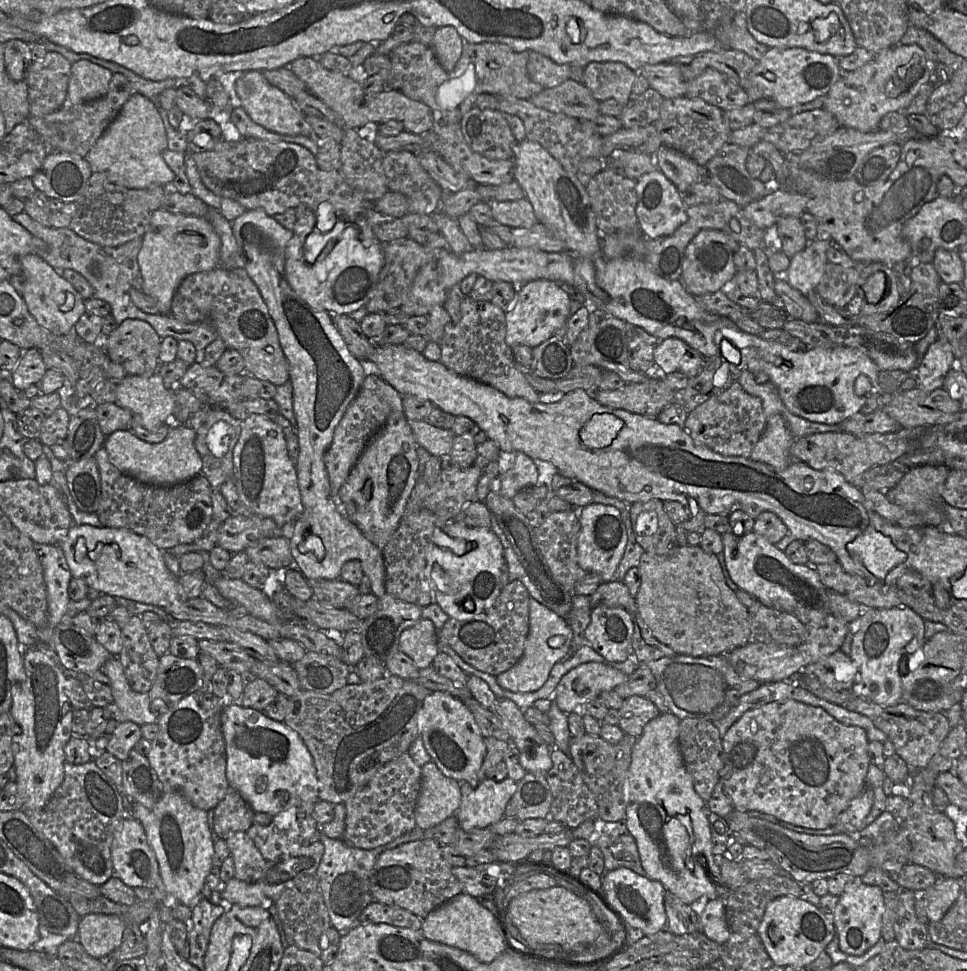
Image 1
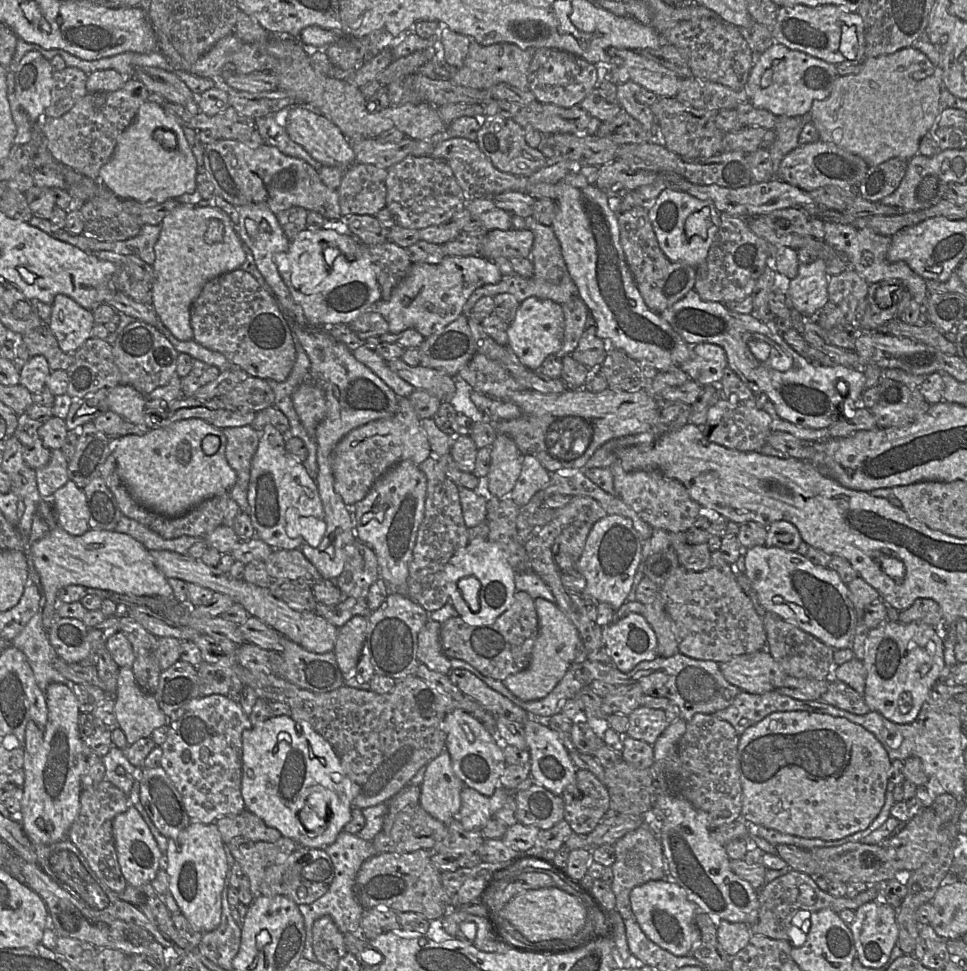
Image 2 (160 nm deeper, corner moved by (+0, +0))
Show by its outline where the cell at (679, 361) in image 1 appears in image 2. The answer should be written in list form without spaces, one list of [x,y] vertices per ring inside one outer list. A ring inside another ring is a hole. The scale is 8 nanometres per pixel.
[[[698,343],[692,345],[690,358],[679,369],[685,372],[689,379],[705,387],[719,385],[724,370],[728,367],[724,349],[712,343]]]

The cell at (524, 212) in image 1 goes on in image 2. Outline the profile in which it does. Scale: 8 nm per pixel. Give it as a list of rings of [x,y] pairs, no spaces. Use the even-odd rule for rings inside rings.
[[[491,197],[471,199],[467,203],[467,208],[472,219],[481,222],[488,231],[509,230],[513,228],[511,215],[497,207]]]

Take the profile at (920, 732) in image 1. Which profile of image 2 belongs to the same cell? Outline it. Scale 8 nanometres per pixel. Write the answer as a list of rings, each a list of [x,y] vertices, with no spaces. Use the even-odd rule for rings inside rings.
[[[828,679],[828,689],[818,701],[825,702],[855,715],[870,711],[864,697],[842,681]]]

